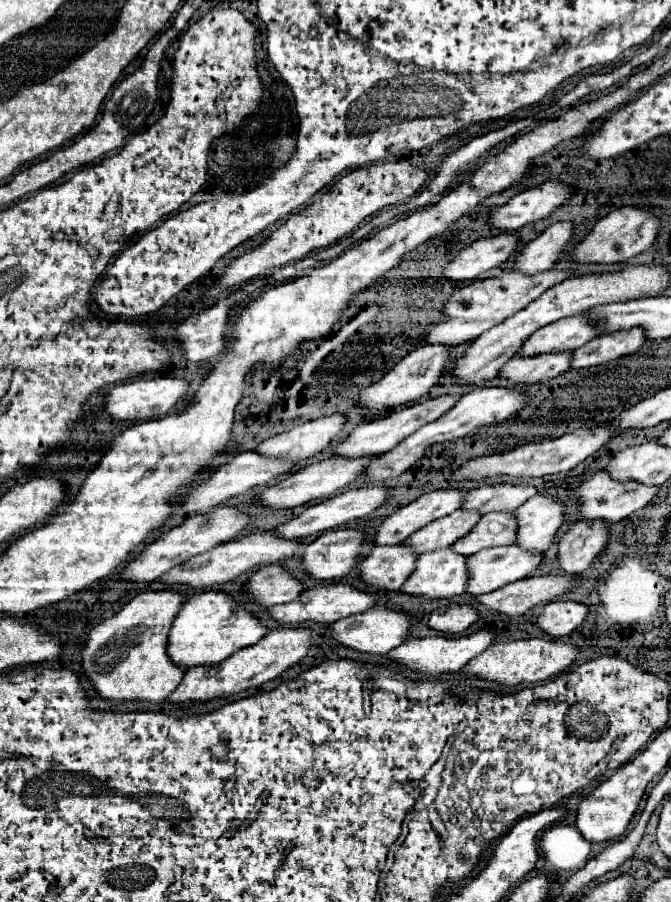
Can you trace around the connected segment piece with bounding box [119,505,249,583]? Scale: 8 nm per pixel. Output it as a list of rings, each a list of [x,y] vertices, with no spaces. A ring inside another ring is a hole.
[[[215,507],[211,509],[211,513],[207,515],[195,515],[185,519],[181,525],[173,527],[171,531],[163,533],[157,541],[153,541],[151,545],[145,545],[145,549],[131,561],[127,563],[127,567],[123,569],[123,573],[119,573],[121,581],[137,581],[137,583],[149,583],[159,579],[163,573],[167,573],[171,567],[183,565],[185,561],[189,561],[191,557],[205,553],[209,549],[213,549],[219,543],[227,543],[229,539],[233,539],[245,525],[249,523],[247,515],[241,515],[235,507]]]

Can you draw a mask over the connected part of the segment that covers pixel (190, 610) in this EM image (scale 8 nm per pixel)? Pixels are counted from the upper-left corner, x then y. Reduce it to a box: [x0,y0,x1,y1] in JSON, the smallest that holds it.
[167,591,267,669]

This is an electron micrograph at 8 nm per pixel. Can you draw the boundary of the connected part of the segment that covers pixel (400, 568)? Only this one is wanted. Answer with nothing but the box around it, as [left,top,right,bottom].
[359,547,417,591]

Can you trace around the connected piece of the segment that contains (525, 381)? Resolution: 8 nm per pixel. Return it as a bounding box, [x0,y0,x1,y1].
[499,353,571,385]

